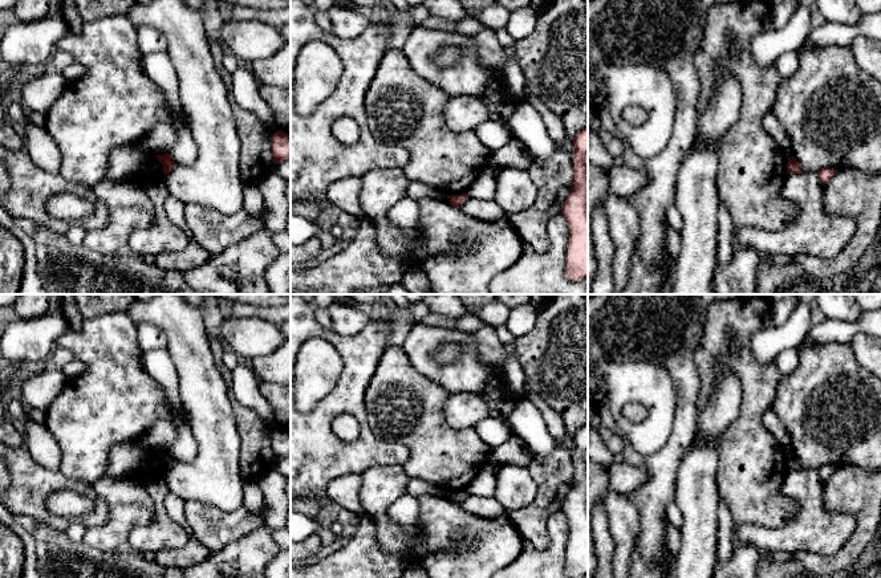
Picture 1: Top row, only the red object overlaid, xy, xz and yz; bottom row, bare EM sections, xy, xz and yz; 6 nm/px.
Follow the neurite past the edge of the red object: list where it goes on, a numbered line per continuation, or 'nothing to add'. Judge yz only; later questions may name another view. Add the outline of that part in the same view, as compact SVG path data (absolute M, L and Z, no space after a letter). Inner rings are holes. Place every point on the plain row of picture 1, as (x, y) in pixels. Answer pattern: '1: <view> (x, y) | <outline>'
nothing to add

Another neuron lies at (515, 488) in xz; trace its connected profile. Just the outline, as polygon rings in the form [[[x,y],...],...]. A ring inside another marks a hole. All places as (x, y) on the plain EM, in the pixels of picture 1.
[[[504,464],[496,469],[494,498],[506,512],[529,505],[535,500],[536,492],[537,485],[527,467]]]

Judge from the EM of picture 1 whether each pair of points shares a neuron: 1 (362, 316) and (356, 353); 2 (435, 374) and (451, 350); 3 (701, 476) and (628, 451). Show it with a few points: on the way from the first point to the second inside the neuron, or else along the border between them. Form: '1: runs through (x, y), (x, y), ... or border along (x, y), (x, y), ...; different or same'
1: border along (369, 322), (353, 334), (338, 334), (332, 329); different
2: border along (466, 345), (443, 344), (435, 351), (434, 358); different
3: border along (686, 451), (677, 473), (674, 499); different

